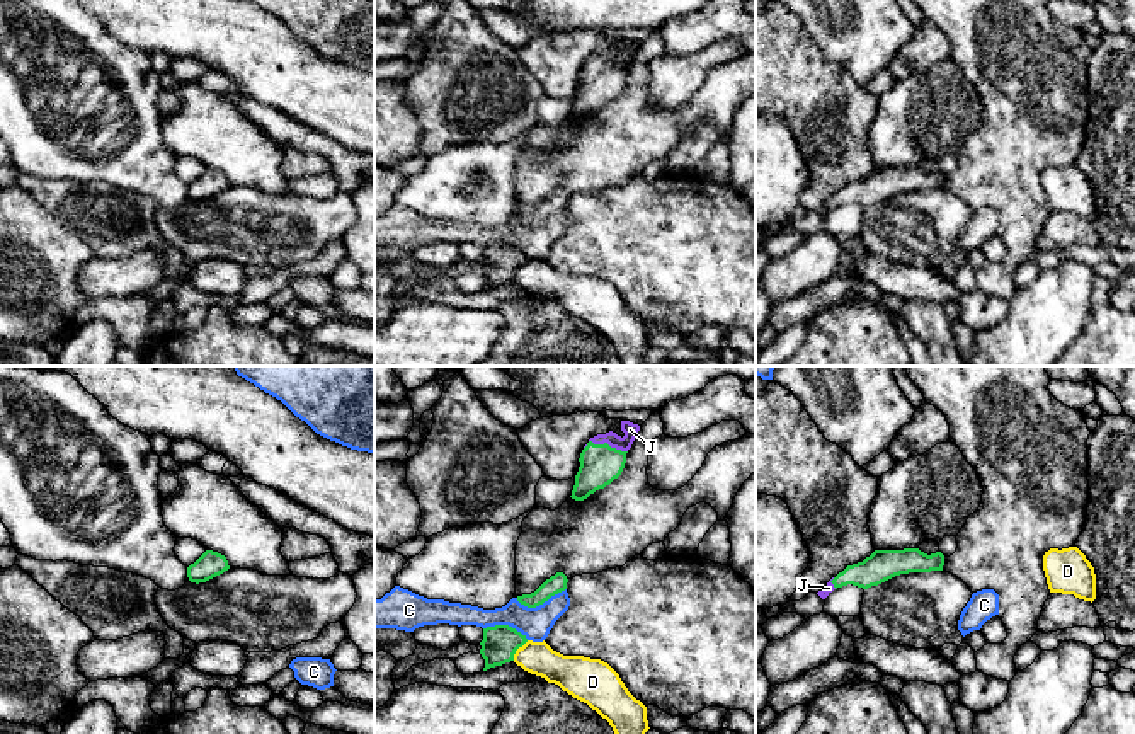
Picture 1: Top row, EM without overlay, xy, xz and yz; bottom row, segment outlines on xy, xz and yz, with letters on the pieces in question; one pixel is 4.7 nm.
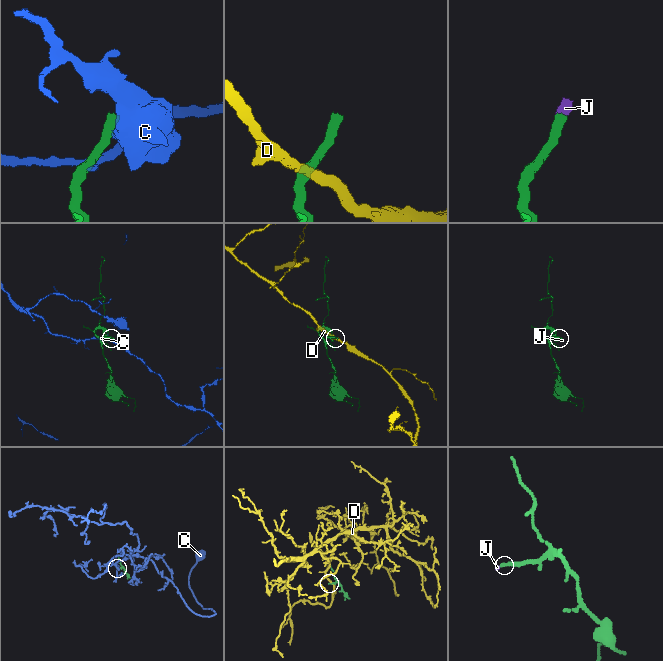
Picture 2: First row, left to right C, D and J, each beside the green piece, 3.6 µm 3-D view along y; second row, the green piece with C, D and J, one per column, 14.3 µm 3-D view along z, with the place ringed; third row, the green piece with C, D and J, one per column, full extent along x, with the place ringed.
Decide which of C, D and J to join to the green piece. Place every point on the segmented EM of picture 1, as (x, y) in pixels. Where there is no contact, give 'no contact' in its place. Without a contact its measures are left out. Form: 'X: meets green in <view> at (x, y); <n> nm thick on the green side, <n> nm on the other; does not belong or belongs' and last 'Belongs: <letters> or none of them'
C: meets green in xz at (540, 603); 90 nm thick on the green side, 150 nm on the other; does not belong
D: meets green in xz at (518, 647); 170 nm thick on the green side, 160 nm on the other; does not belong
J: meets green in xz at (606, 443); 190 nm thick on the green side, 70 nm on the other; belongs
Belongs: J

